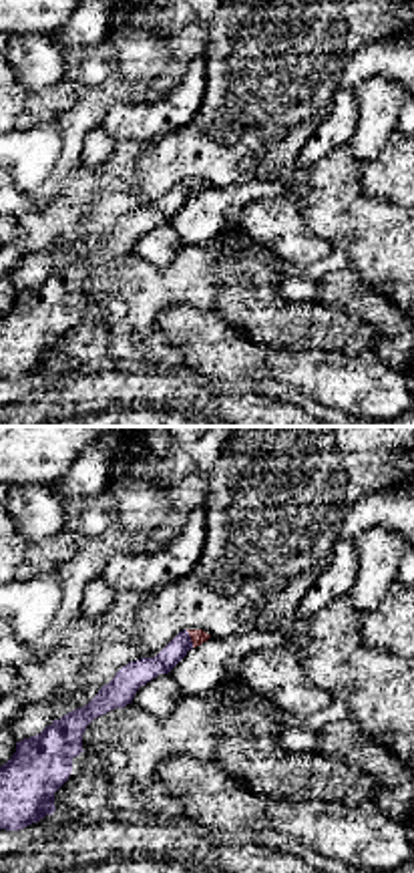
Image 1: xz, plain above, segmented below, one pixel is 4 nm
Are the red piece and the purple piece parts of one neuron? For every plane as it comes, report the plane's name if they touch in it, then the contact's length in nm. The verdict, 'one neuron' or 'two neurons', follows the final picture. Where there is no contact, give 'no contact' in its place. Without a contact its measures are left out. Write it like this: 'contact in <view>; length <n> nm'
contact in xz; length 80 nm

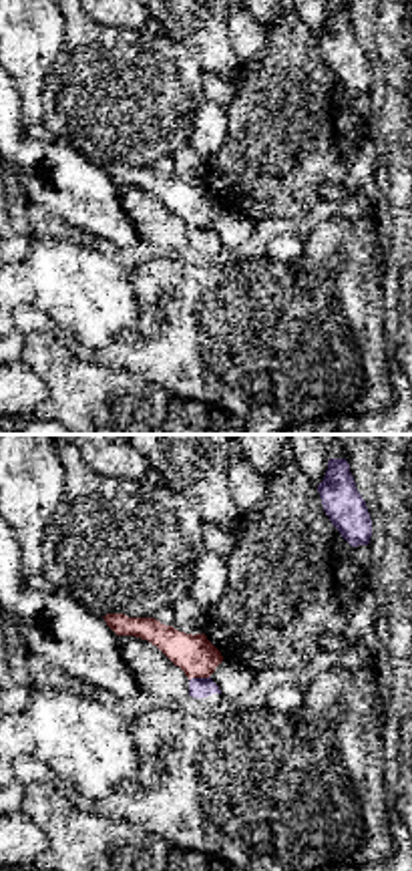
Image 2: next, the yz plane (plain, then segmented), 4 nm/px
contact in yz; length 90 nm

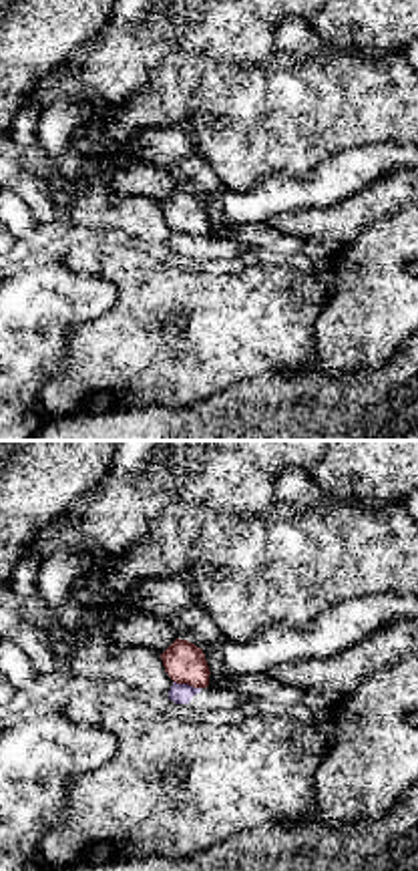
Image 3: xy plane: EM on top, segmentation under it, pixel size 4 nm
contact in xy; length 120 nm

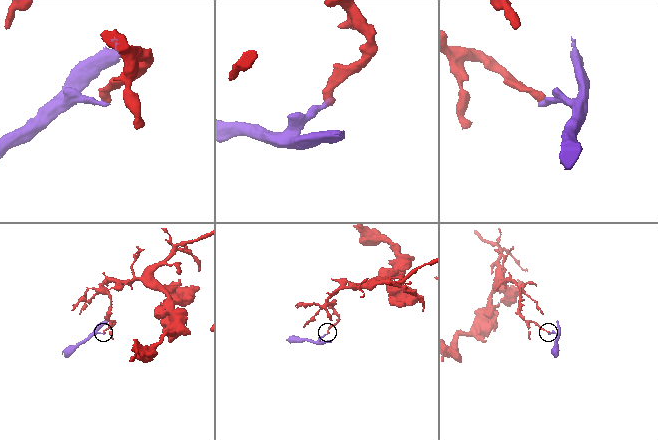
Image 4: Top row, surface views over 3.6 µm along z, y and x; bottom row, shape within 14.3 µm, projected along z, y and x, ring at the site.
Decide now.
two neurons

